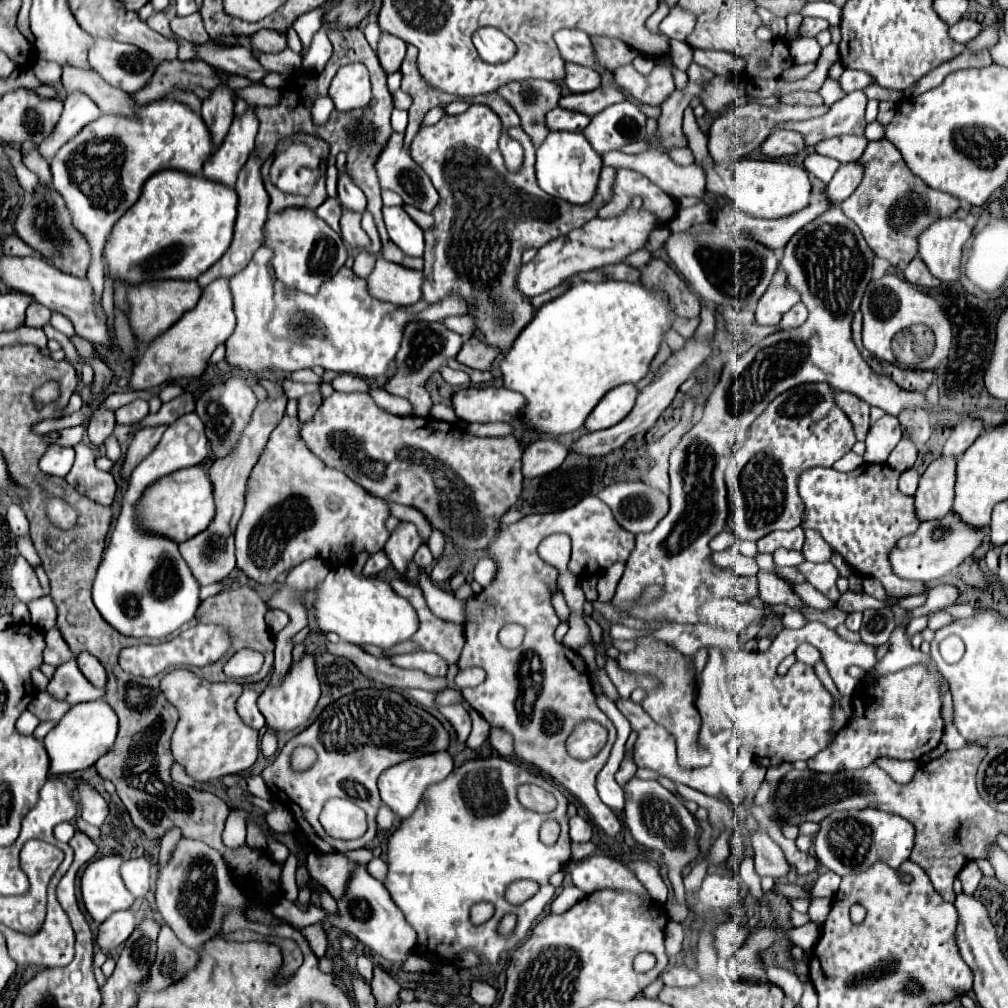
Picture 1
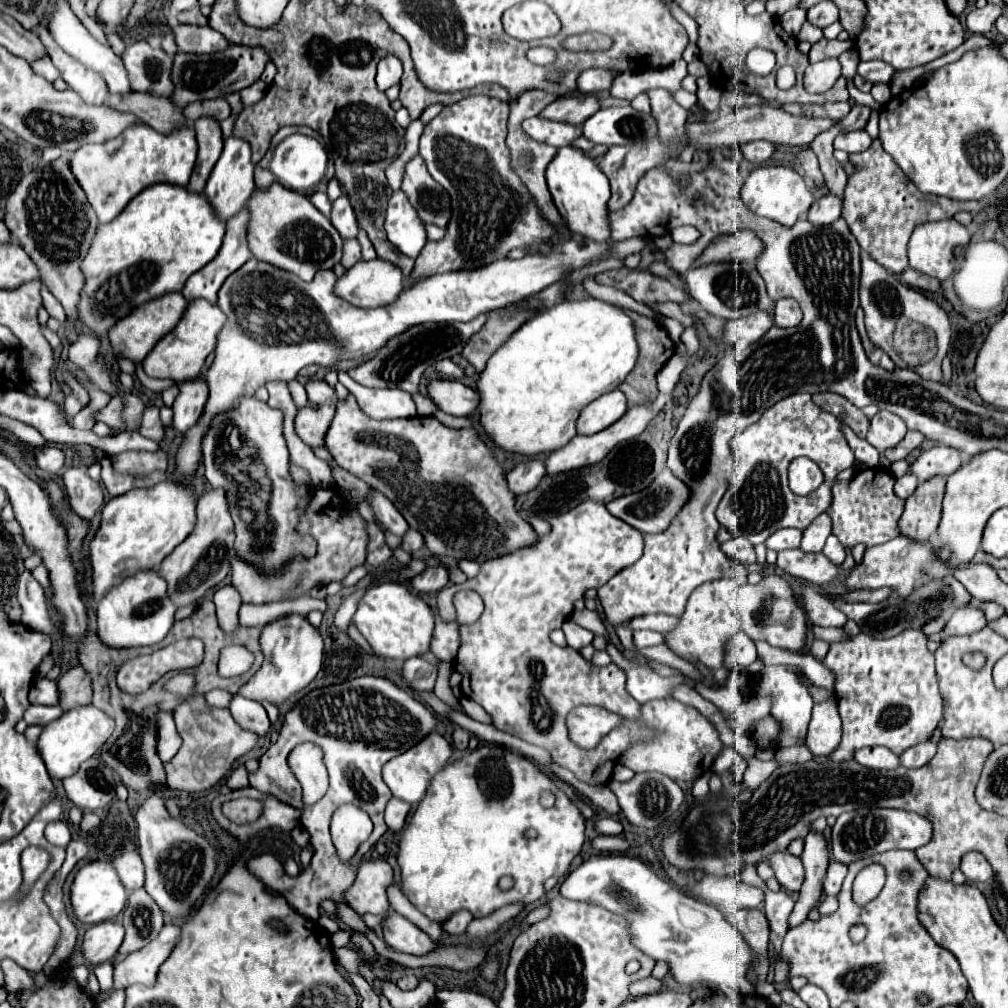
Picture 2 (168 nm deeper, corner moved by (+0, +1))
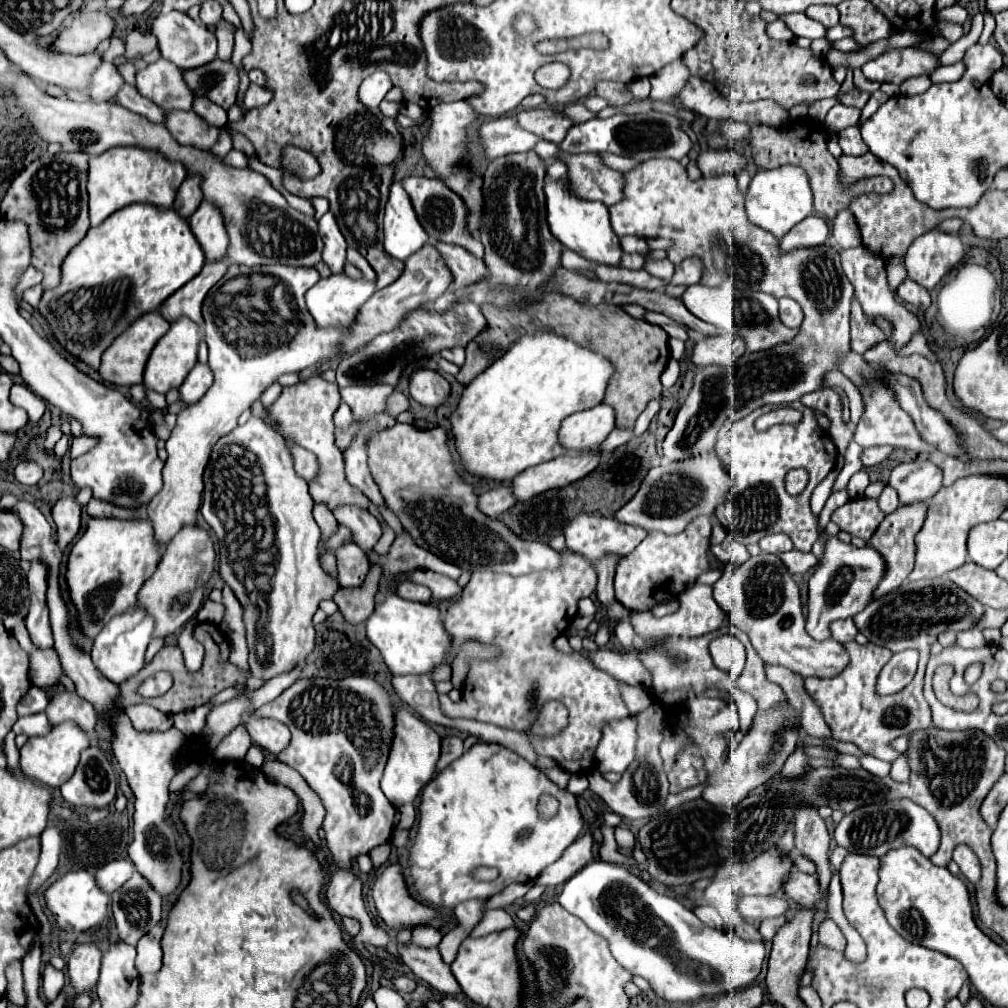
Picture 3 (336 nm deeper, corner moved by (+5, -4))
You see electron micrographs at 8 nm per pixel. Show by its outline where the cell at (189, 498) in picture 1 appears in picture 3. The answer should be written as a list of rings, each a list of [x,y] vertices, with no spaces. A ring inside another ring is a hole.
[[[89,519],[85,533],[71,547],[65,571],[69,597],[77,609],[77,623],[87,639],[93,641],[113,615],[121,615],[121,611],[129,611],[137,603],[137,593],[157,569],[159,559],[161,549],[149,521]]]

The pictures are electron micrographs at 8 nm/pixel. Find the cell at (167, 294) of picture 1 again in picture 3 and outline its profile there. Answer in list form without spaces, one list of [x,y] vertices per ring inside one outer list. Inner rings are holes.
[[[151,311],[151,313],[145,313],[143,317],[139,317],[135,323],[129,325],[129,329],[125,333],[121,333],[113,343],[111,347],[105,351],[105,355],[101,357],[101,367],[99,367],[99,375],[113,383],[113,385],[125,385],[125,387],[131,387],[131,385],[139,385],[143,381],[143,369],[145,369],[145,363],[149,359],[149,353],[151,349],[155,347],[155,343],[169,331],[169,323],[157,313],[157,311]]]

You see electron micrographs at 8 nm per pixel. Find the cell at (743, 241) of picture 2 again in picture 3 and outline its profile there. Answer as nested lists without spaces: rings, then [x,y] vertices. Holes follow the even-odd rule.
[[[685,259],[679,267],[675,267],[675,275],[671,279],[671,285],[695,285],[699,283],[703,273],[703,265],[699,259]]]

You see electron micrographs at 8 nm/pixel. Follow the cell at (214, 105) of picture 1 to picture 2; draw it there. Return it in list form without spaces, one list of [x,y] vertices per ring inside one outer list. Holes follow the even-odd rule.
[[[202,116],[194,122],[194,130],[196,130],[196,140],[198,140],[198,160],[190,178],[188,188],[192,192],[202,192],[206,178],[210,176],[210,170],[214,168],[214,162],[220,158],[222,152],[222,130],[220,130],[220,122],[212,116]]]

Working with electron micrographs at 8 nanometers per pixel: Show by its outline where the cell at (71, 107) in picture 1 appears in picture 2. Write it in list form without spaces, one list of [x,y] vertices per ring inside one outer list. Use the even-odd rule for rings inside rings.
[[[43,25],[38,26],[38,36],[46,47],[54,66],[60,70],[62,80],[68,84],[68,88],[72,88],[86,104],[92,104],[92,106],[104,104],[108,96],[108,88],[104,80],[96,72],[86,70],[74,58],[66,56],[58,45],[54,44],[54,40]]]

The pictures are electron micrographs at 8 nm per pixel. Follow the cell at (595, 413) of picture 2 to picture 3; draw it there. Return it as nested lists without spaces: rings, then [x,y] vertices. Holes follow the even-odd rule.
[[[601,403],[593,409],[569,415],[559,429],[559,443],[567,451],[587,451],[607,439],[615,427],[615,411]]]

